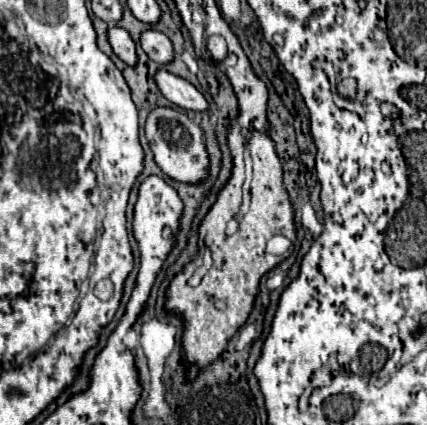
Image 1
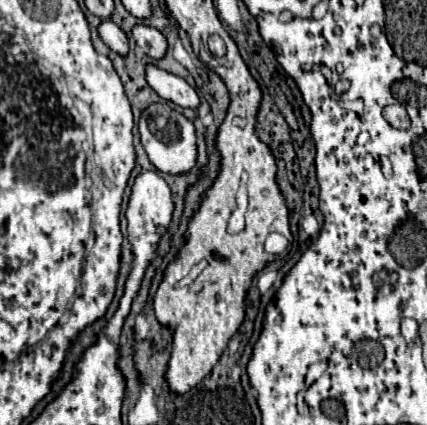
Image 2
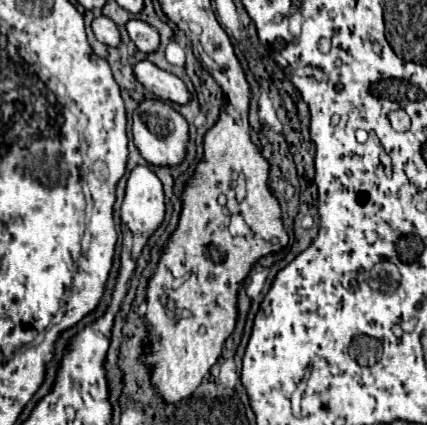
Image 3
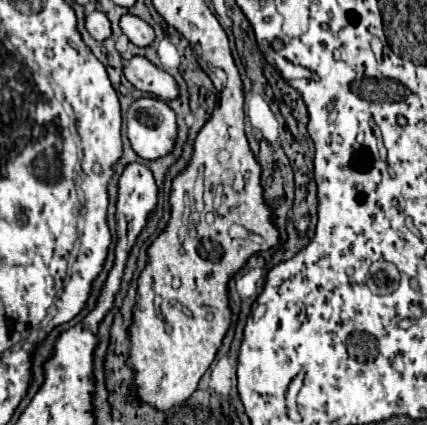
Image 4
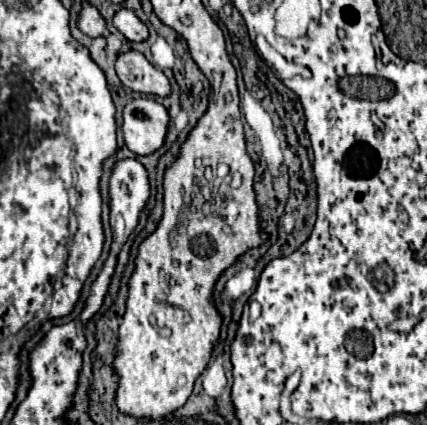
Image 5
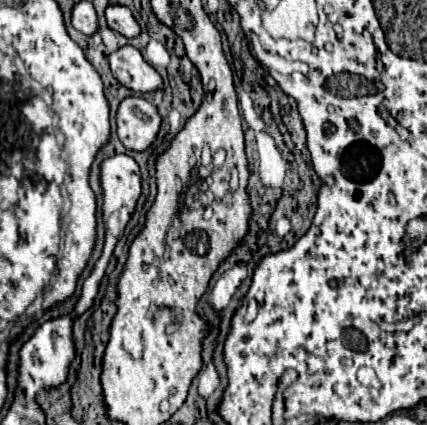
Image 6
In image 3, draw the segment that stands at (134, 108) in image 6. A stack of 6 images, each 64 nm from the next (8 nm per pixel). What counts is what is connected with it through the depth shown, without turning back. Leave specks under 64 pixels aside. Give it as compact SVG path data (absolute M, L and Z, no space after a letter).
M158 98L146 100L144 104L140 104L136 108L136 112L132 114L132 136L134 136L134 144L138 146L140 154L152 166L176 168L186 158L186 146L188 146L188 138L190 138L188 122L180 112L172 110L170 104L158 100Z

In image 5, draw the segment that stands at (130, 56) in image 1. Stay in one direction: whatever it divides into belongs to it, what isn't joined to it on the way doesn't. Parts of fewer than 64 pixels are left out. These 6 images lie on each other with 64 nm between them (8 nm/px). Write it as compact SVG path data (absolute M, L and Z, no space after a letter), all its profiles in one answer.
M84 6L78 16L78 28L90 38L98 38L106 32L106 20L94 6Z

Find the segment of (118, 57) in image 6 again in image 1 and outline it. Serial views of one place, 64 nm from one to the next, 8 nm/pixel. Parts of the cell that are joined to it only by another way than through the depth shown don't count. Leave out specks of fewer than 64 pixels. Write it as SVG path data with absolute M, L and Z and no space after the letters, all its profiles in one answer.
M166 70L156 72L156 84L160 92L178 108L182 110L194 110L194 112L208 112L208 102L204 94L192 86L188 80L174 76Z

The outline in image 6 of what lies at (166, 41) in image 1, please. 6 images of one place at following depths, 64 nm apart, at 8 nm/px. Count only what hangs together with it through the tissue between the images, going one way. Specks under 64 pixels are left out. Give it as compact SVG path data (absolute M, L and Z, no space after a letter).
M108 6L106 8L106 20L108 20L108 26L120 34L124 34L126 38L134 38L134 36L140 36L142 28L140 24L134 20L132 12L126 8L126 6Z

